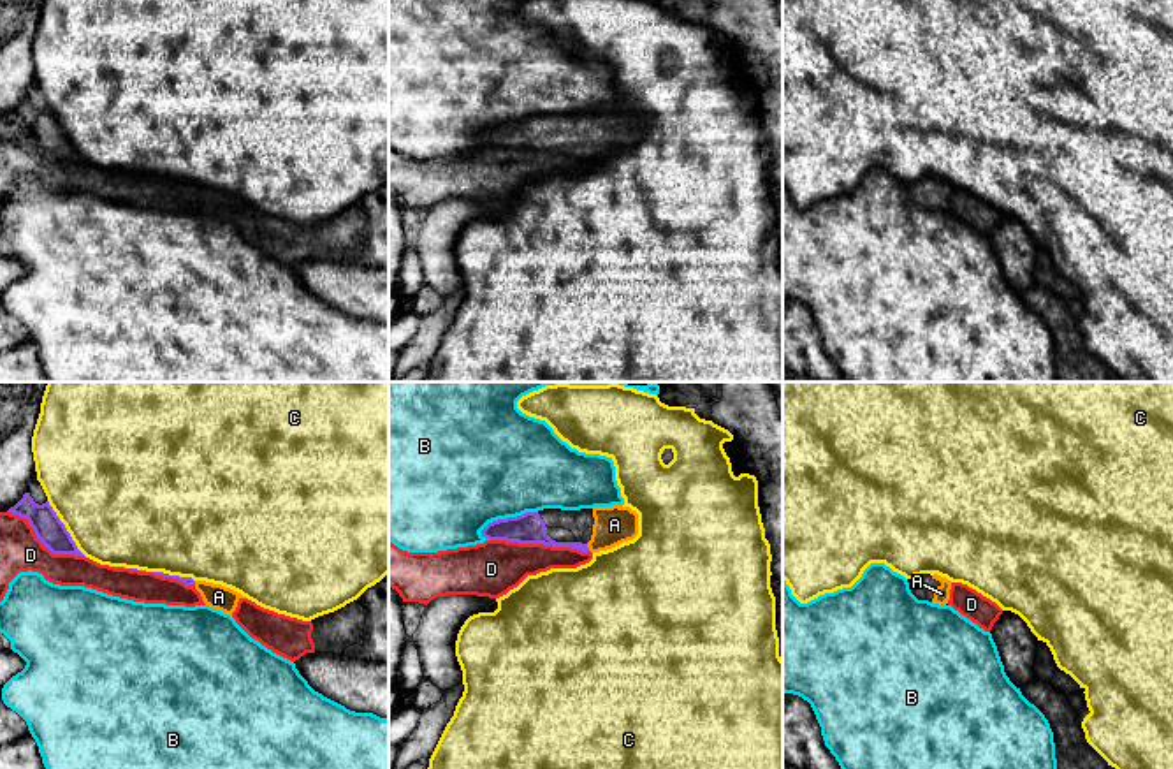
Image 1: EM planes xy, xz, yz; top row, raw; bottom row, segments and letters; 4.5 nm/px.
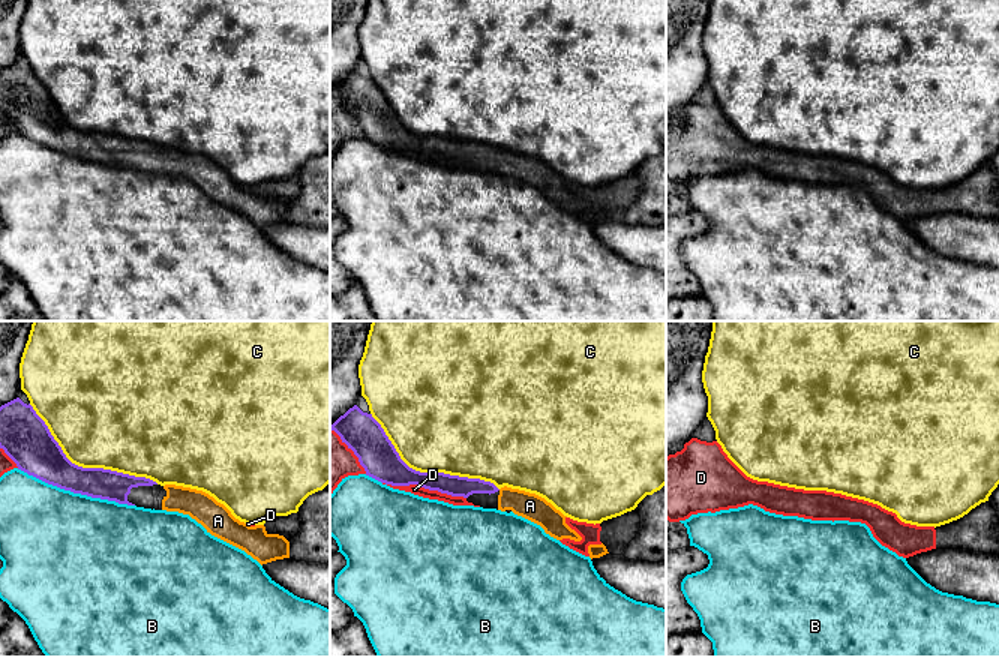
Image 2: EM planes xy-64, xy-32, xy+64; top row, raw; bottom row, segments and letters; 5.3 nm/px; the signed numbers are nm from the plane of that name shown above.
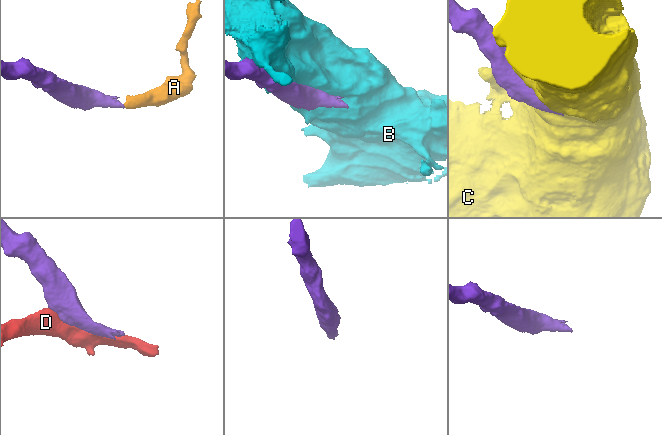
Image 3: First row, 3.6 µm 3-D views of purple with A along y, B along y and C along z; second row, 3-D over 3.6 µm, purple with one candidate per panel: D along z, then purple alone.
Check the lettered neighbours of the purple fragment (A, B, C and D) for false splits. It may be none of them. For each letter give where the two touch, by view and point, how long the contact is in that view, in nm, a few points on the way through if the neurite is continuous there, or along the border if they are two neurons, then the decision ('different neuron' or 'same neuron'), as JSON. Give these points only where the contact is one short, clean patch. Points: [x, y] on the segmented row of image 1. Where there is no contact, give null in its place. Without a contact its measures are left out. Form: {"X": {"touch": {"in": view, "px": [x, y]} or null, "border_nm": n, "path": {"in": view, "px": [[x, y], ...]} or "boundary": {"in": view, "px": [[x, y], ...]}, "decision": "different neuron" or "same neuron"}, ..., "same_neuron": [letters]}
{"A": {"touch": {"in": "xz", "px": [588, 548]}, "border_nm": 40, "path": {"in": "xz", "px": [[537, 532], [554, 544], [588, 548], [614, 525]]}, "decision": "same neuron"}, "B": {"touch": {"in": "xz", "px": [507, 518]}, "border_nm": 280, "decision": "different neuron"}, "C": {"touch": {"in": "xy", "px": [65, 528]}, "border_nm": 300, "decision": "different neuron"}, "D": {"touch": {"in": "xz", "px": [539, 542]}, "border_nm": 460, "decision": "different neuron"}, "same_neuron": ["A"]}

